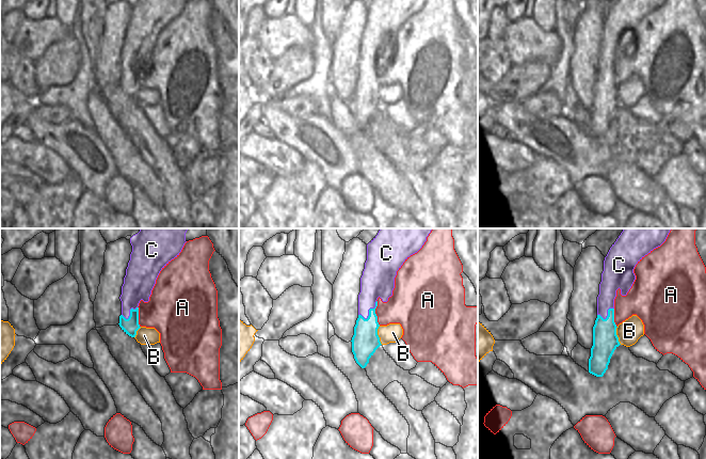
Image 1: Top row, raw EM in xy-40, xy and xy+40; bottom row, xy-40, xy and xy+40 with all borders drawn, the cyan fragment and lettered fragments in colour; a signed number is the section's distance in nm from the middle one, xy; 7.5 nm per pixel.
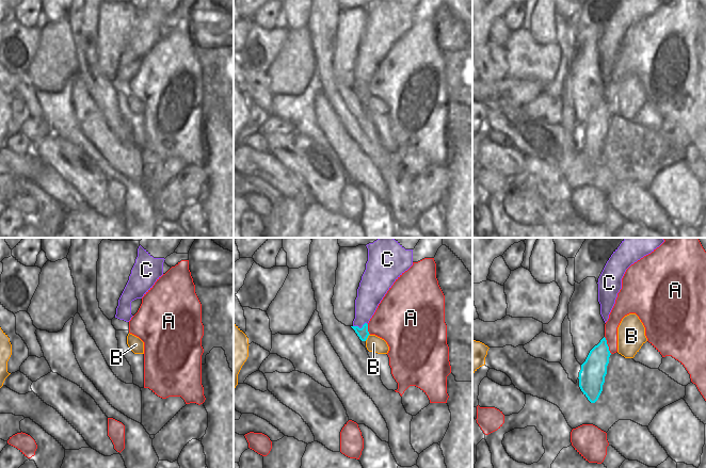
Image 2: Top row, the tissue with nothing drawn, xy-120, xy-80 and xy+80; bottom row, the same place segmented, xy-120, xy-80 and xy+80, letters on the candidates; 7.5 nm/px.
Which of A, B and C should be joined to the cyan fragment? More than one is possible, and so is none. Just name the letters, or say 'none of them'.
C

